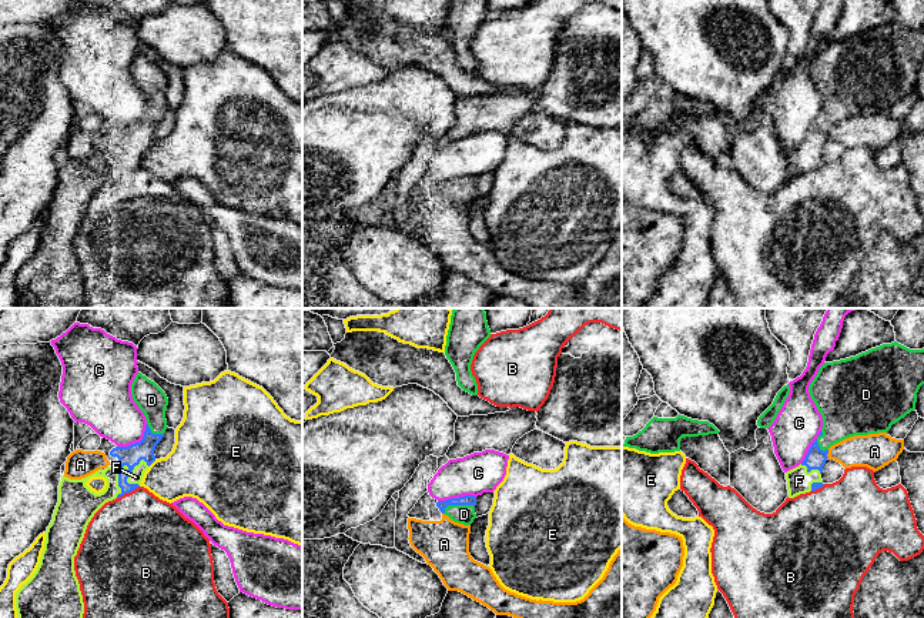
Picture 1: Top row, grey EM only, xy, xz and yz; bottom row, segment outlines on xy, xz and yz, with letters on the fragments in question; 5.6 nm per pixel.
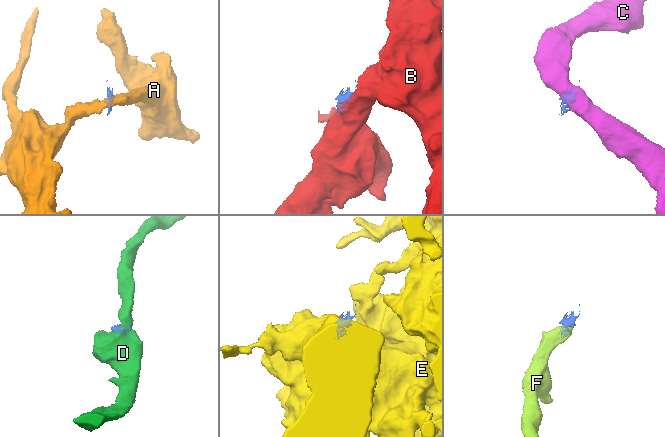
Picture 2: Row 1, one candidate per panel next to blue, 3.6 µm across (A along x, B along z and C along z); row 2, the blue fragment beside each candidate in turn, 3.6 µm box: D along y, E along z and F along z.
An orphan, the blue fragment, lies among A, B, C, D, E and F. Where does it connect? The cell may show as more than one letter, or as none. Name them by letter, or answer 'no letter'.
D, F

